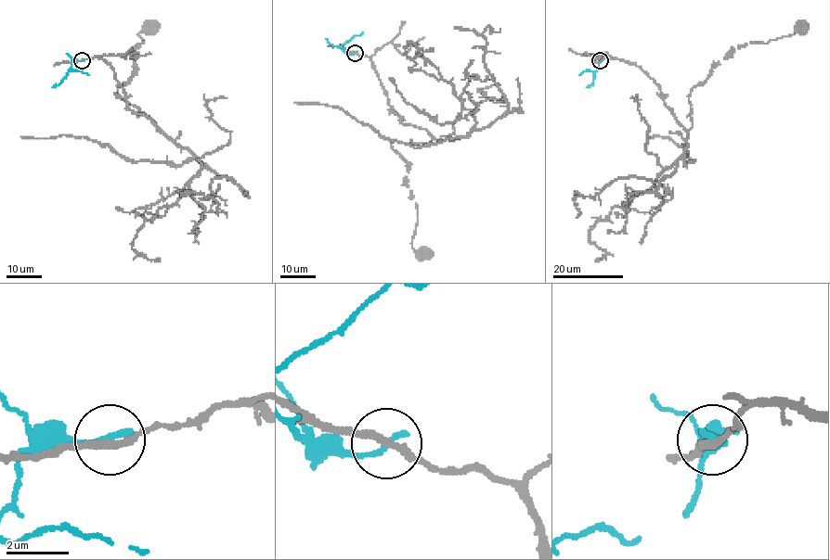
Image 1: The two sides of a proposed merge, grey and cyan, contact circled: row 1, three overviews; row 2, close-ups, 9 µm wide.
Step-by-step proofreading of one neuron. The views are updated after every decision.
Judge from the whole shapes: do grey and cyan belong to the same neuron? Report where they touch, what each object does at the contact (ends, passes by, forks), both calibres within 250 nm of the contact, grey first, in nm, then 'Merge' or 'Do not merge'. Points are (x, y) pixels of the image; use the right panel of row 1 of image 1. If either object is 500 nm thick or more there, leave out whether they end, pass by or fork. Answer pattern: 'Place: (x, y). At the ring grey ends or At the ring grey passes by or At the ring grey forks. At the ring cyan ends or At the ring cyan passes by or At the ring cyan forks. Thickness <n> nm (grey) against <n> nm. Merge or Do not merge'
Place: (600, 60). At the ring grey passes by. At the ring cyan ends. Thickness 220 nm (grey) against 240 nm. Do not merge

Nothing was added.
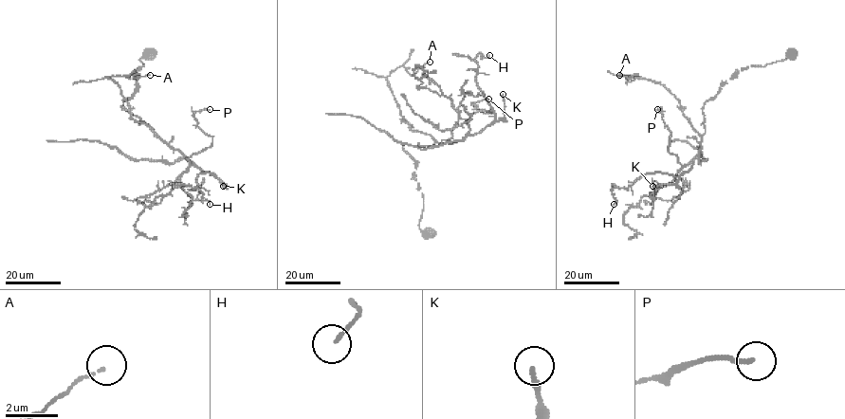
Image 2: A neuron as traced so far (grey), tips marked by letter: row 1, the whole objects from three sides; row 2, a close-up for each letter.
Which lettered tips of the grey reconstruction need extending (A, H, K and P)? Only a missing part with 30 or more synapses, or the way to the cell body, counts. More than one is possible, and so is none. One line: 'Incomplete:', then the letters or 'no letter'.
Incomplete: no letter

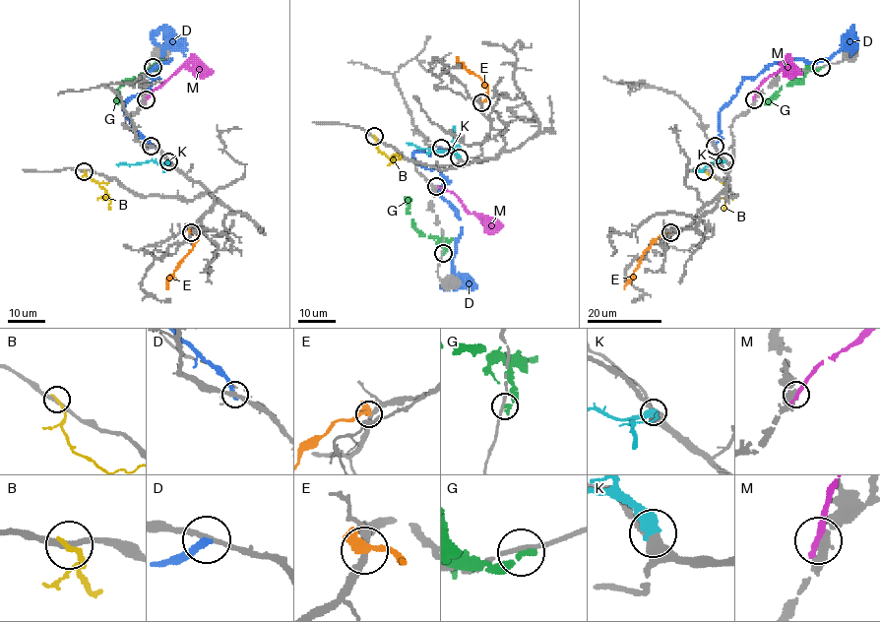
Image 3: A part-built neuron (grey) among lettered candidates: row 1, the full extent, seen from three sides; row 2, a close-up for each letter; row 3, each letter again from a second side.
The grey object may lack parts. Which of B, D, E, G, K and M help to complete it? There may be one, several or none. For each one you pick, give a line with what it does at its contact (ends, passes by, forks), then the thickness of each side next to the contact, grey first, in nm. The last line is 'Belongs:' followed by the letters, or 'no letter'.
K: it ends there; 400 nm thick on the grey side, 550 nm on the other
Belongs: K

